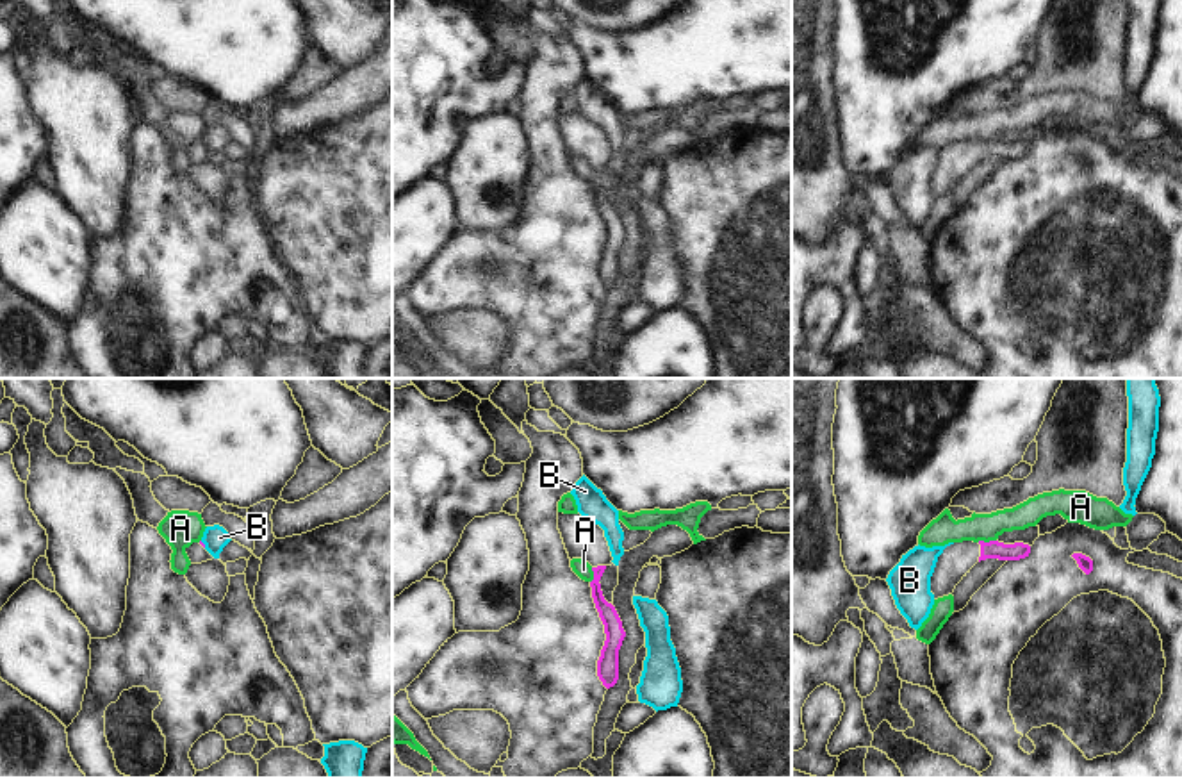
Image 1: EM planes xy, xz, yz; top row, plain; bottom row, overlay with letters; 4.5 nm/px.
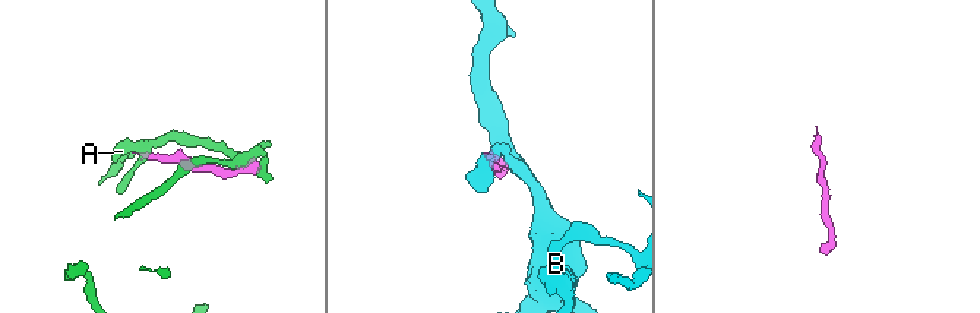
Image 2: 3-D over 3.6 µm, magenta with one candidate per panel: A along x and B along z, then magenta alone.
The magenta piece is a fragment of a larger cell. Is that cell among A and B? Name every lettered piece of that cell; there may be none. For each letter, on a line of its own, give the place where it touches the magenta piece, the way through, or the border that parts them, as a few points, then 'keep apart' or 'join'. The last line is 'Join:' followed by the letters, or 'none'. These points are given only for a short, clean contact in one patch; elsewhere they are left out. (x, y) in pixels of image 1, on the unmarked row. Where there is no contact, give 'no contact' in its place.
A: yz (986, 143) | along yz (995, 140), (977, 141) | keep apart
B: xy (204, 145) | along xy (200, 141), (205, 147) | keep apart
Join: none

